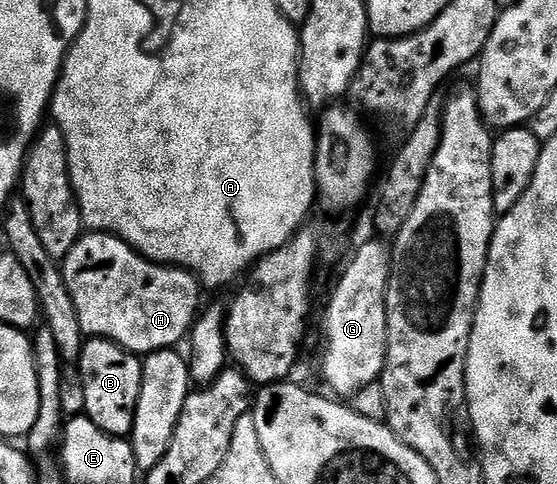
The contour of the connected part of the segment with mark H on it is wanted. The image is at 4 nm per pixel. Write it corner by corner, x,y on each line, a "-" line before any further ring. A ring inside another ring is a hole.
99,231
85,232
80,241
62,262
64,282
74,299
78,323
85,338
104,337
137,355
147,355
159,349
179,346
179,341
189,336
192,325
201,312
202,286
193,273
174,265
158,265
140,256
121,237

